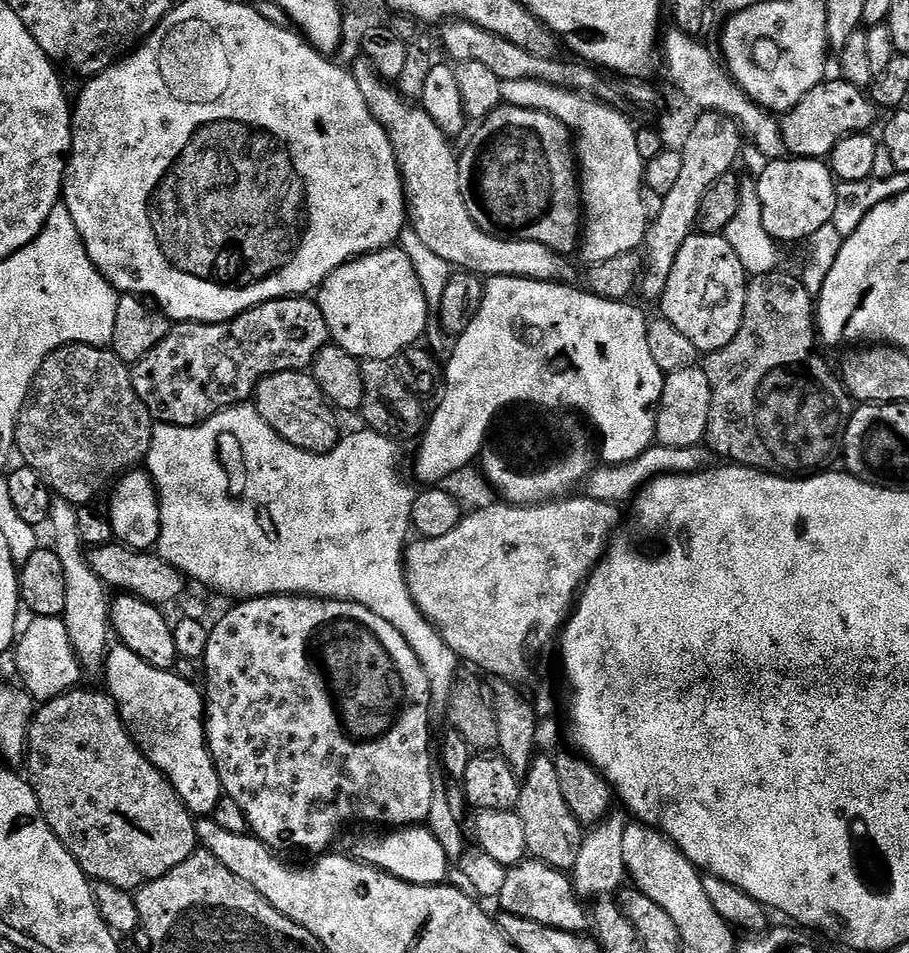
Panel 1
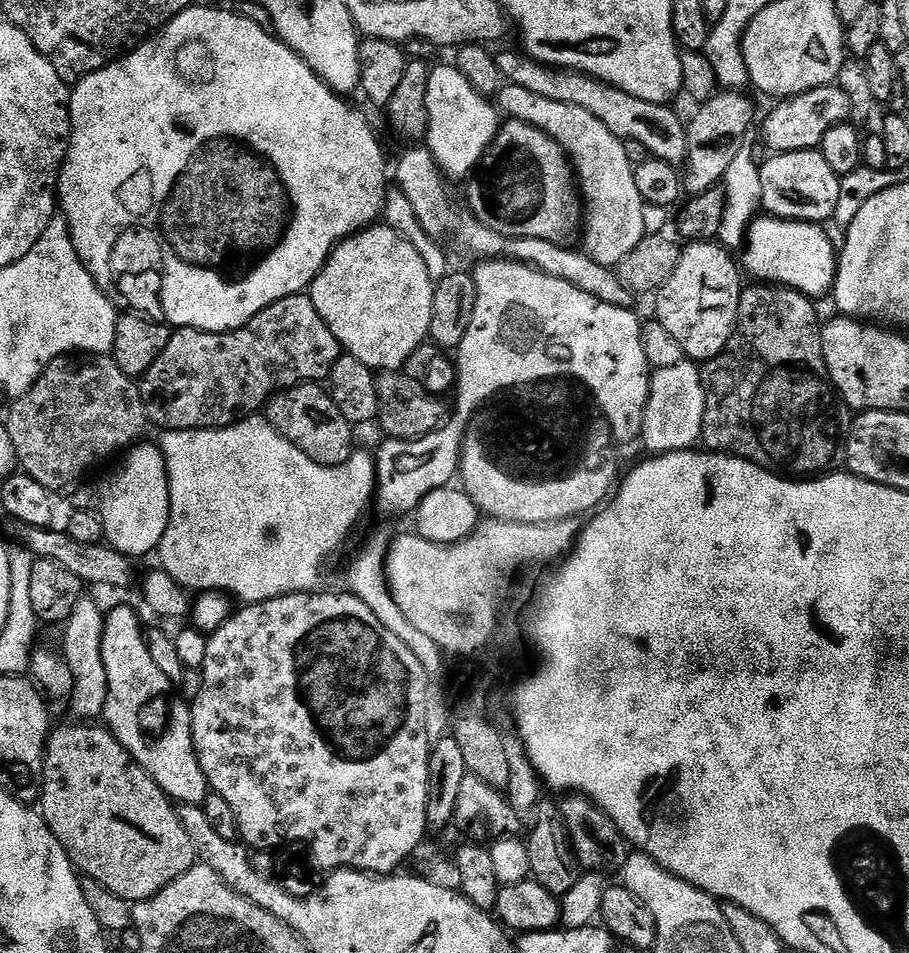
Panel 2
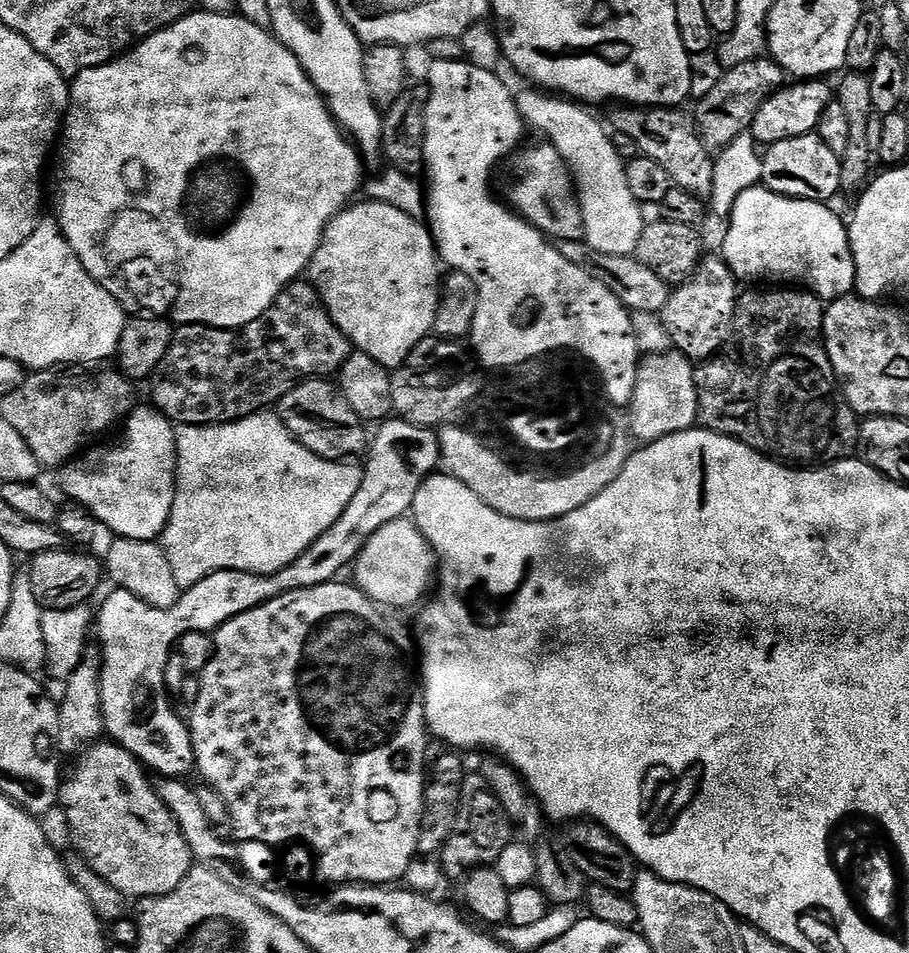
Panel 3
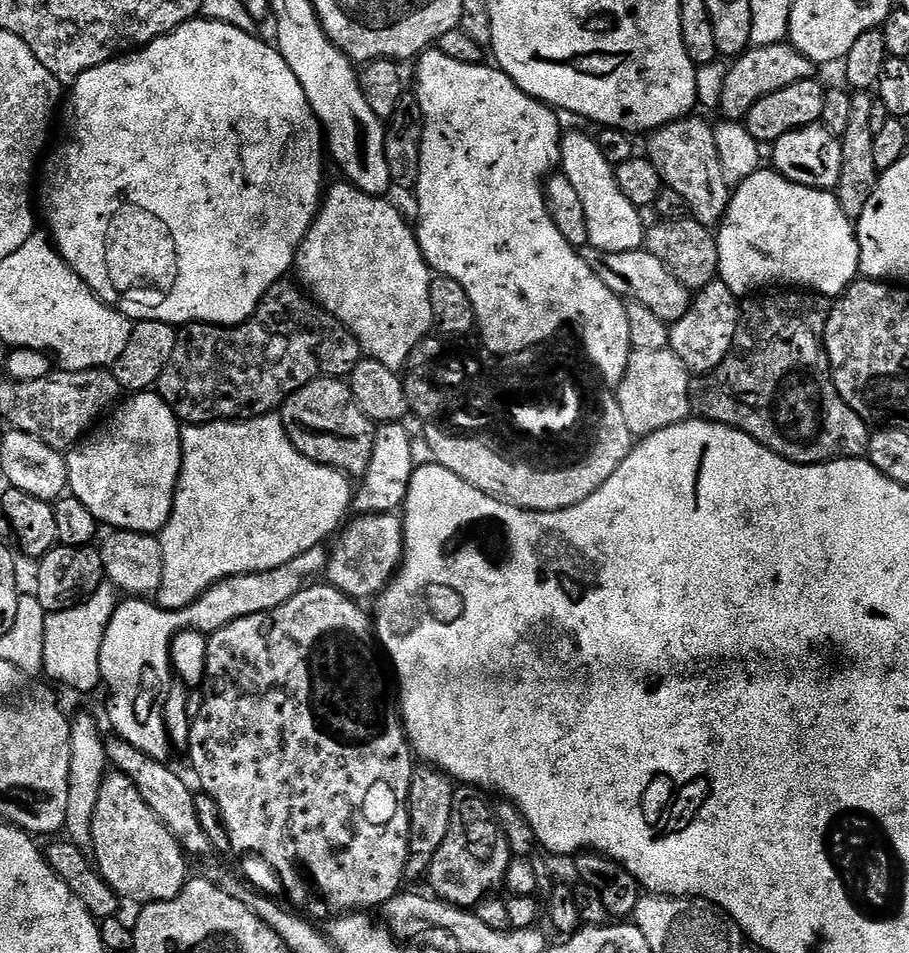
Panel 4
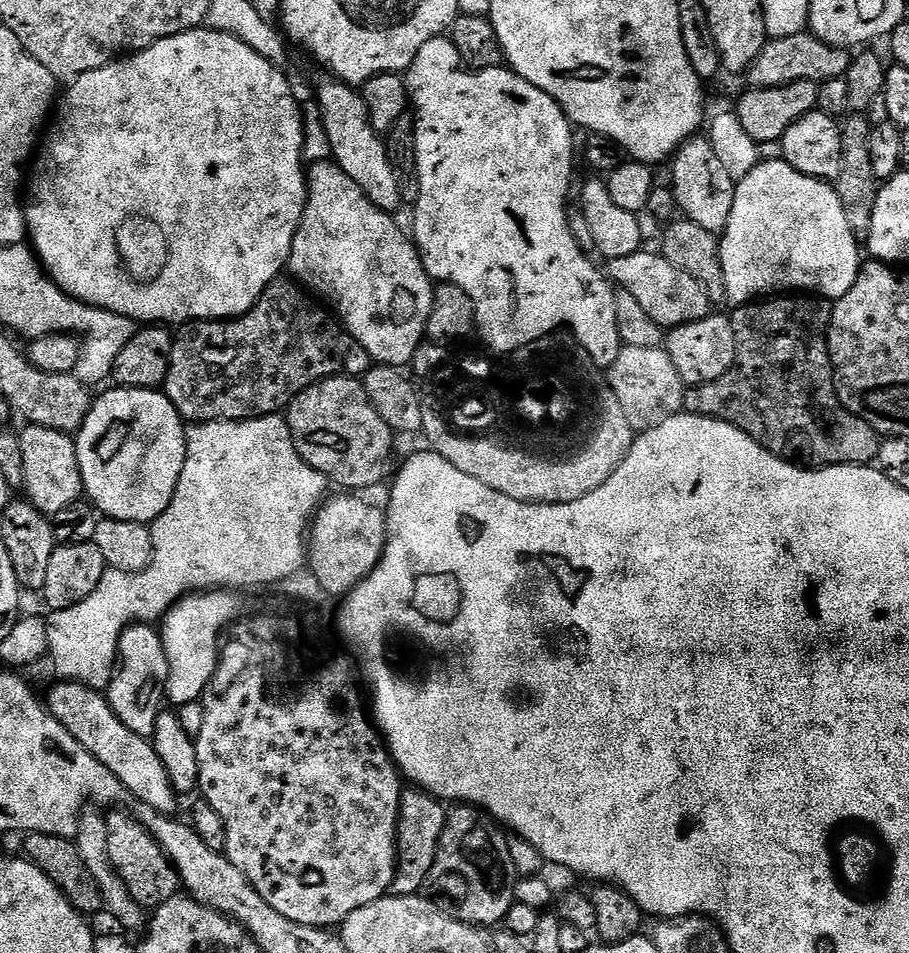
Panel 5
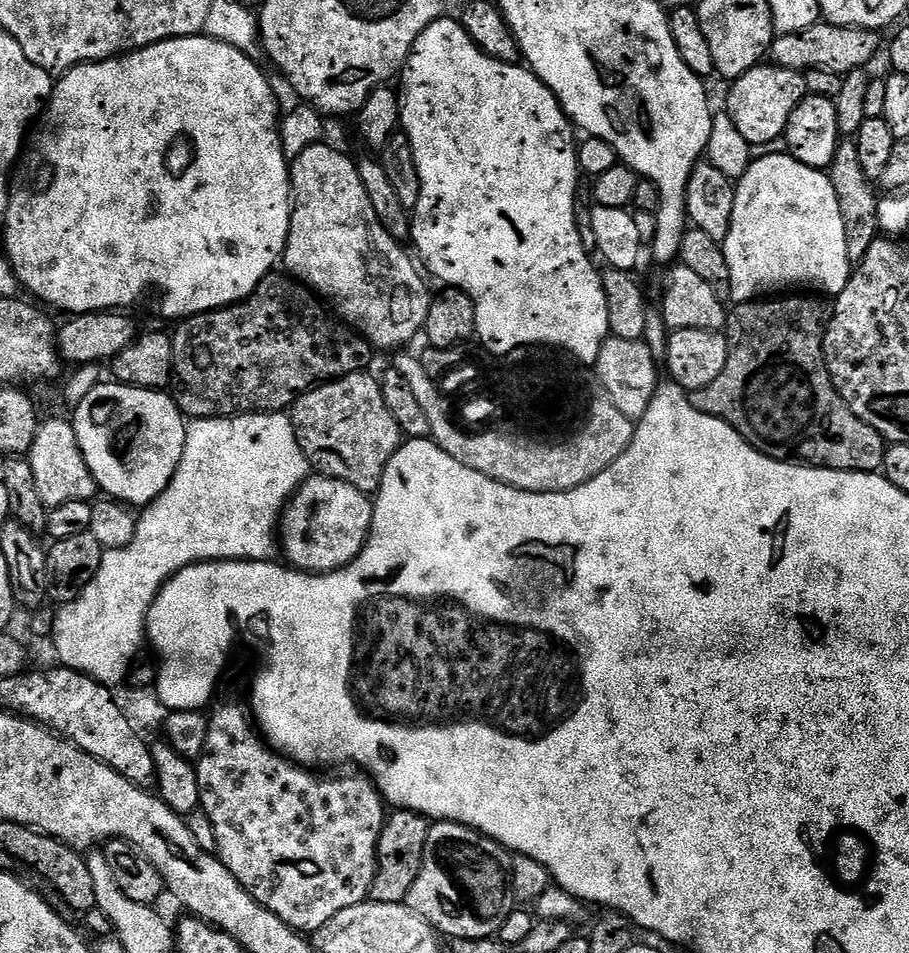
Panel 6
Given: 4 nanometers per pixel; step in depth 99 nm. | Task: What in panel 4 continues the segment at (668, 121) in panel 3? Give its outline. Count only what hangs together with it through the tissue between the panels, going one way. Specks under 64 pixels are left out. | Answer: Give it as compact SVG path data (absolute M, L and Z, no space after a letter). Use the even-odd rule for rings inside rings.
M689 114L683 120L675 120L647 133L648 152L646 159L658 170L663 187L673 191L677 198L689 208L691 219L702 226L715 229L728 212L730 186L722 174L718 162L718 146L713 125L699 120L696 114Z

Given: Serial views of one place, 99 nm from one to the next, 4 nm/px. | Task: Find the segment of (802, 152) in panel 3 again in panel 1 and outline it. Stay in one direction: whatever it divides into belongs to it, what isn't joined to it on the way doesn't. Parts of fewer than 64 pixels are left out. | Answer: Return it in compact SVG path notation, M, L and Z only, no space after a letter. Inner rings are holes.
M785 158L769 160L763 166L755 185L762 202L762 222L777 242L807 241L816 230L832 222L838 181L824 160Z

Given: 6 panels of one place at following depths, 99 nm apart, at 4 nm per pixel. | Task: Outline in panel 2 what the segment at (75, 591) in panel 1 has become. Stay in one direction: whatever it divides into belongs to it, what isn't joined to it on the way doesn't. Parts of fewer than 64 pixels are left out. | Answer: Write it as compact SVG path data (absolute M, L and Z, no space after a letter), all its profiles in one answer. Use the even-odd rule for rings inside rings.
M88 596L77 599L71 614L66 618L64 648L62 655L68 664L72 676L72 688L68 702L73 712L82 718L101 717L106 704L107 676L101 656L105 615L103 609Z

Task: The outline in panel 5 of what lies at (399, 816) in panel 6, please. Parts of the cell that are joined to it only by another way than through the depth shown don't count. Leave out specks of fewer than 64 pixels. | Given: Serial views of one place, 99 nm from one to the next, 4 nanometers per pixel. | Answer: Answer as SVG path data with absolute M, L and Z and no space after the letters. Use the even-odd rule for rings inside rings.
M408 786L400 794L400 817L396 823L396 877L390 889L393 896L414 896L428 883L428 875L436 861L436 844L448 821L445 801L423 788Z

